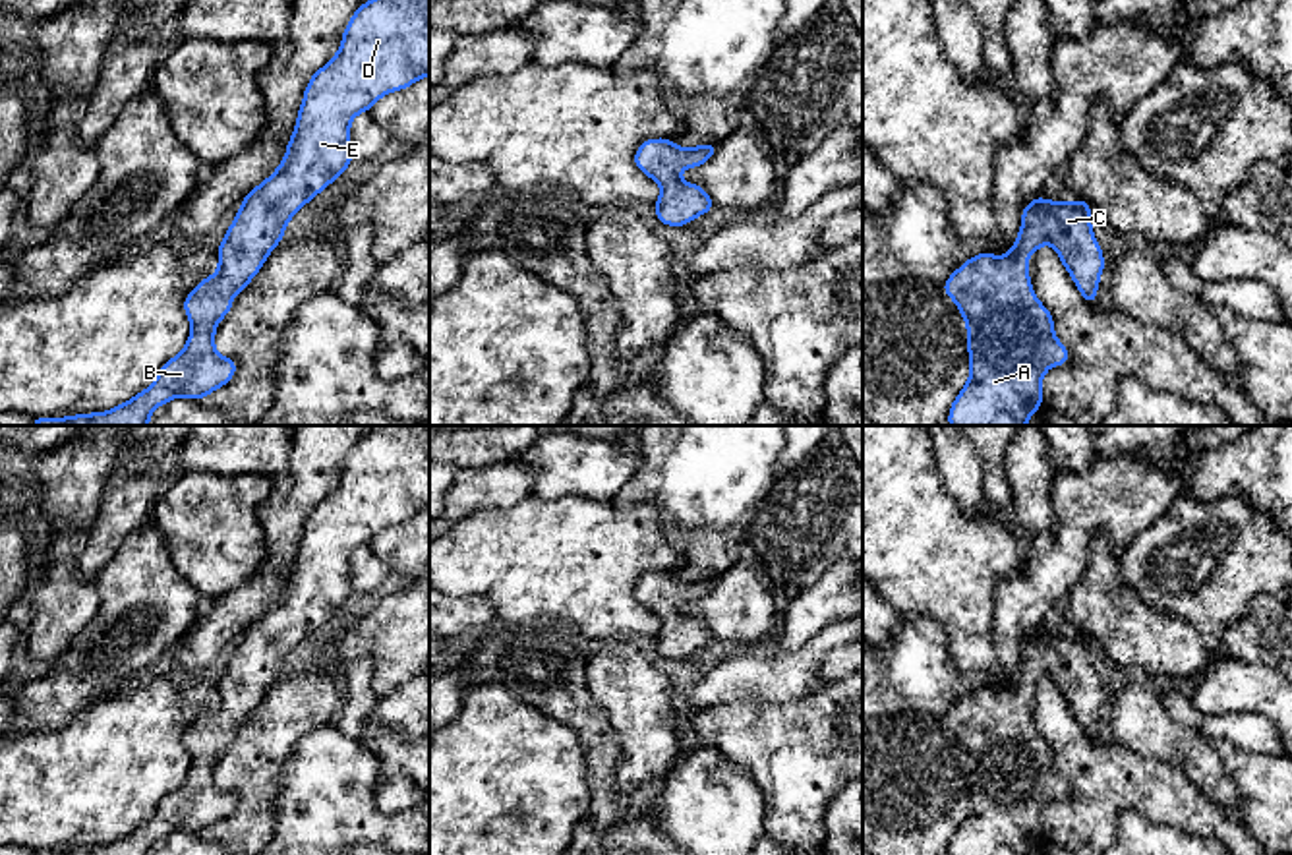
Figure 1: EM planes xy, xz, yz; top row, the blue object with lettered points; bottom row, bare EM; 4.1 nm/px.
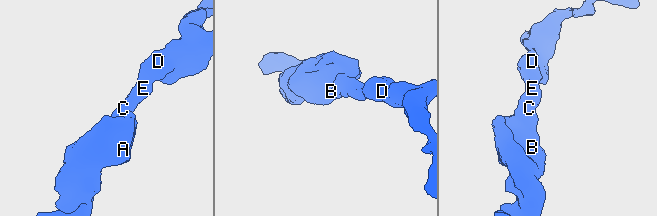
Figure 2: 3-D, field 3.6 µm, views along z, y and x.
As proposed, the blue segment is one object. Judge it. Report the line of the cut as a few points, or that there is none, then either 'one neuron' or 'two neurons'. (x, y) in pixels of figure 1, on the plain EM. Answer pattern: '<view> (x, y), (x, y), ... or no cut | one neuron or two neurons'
no cut | one neuron

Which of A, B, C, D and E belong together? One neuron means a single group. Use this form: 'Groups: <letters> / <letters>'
Groups: A B C D E

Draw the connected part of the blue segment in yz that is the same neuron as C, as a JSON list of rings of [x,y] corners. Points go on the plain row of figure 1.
[[[1035,631],[1021,646],[1021,663],[1006,689],[988,685],[967,693],[942,718],[967,756],[971,807],[967,818],[952,836],[950,855],[1029,855],[1042,840],[1042,811],[1048,801],[1068,797],[1070,787],[1054,768],[1050,745],[1037,733],[1027,706],[1027,691],[1050,677],[1070,704],[1077,723],[1097,735],[1104,691],[1091,662],[1091,638],[1075,633],[1048,634]]]

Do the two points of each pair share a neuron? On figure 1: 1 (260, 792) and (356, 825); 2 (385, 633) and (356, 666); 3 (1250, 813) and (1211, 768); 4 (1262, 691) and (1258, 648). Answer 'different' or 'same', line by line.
1: different
2: different
3: different
4: different

